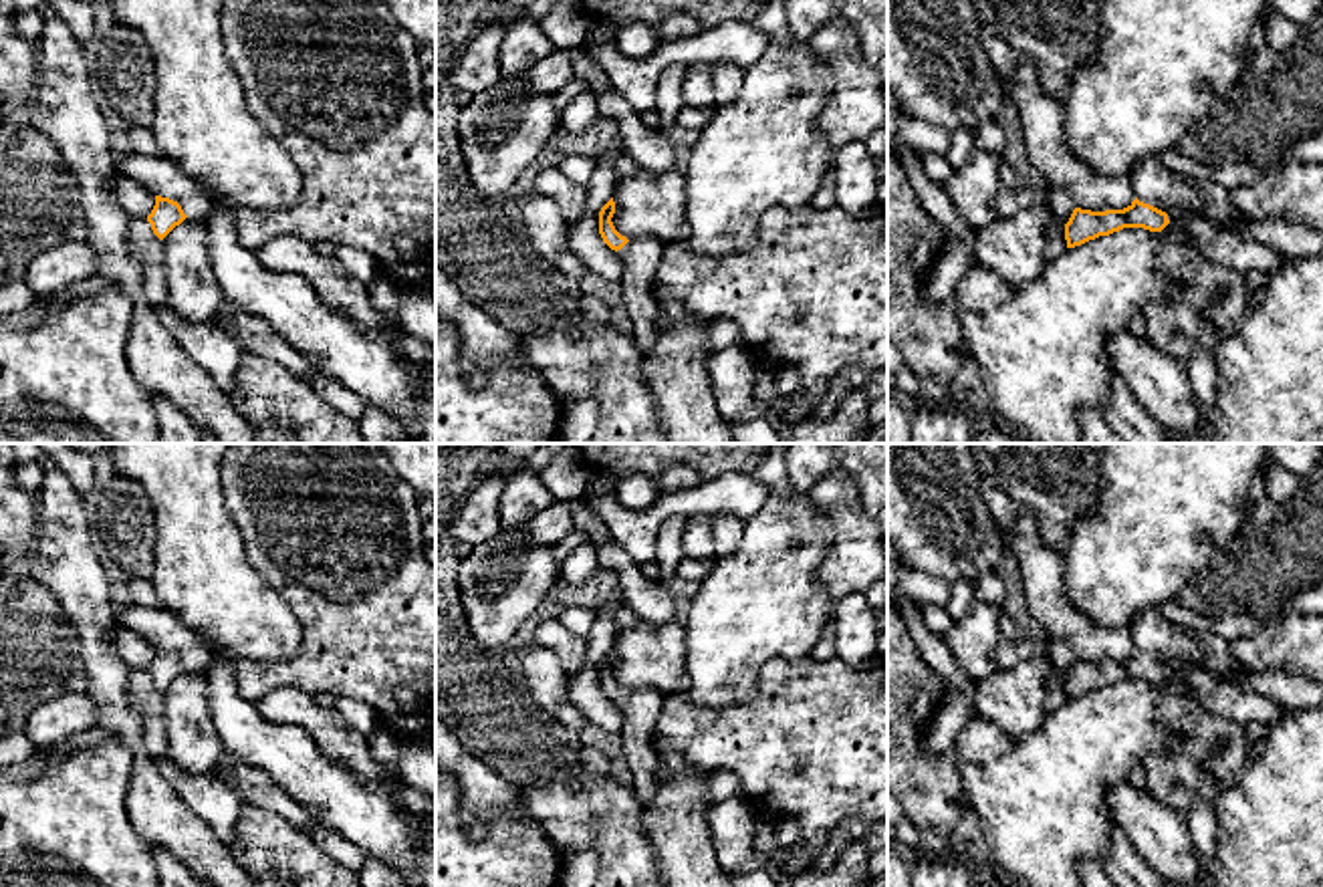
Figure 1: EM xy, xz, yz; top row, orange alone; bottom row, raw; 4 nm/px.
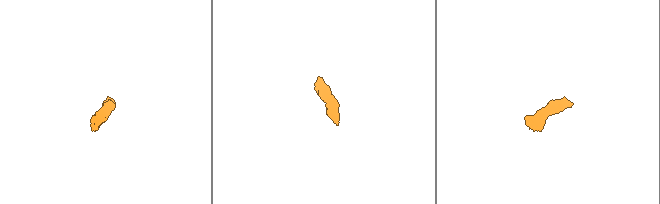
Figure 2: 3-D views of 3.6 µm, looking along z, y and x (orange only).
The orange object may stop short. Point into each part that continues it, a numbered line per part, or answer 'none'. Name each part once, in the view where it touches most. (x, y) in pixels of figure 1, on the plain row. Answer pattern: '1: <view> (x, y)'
1: xy (160, 625)

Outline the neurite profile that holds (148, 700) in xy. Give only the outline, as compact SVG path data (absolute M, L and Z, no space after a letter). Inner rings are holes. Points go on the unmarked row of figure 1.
M147 669L131 671L129 698L143 720L145 750L153 760L167 756L167 738L163 722L163 691L159 691Z

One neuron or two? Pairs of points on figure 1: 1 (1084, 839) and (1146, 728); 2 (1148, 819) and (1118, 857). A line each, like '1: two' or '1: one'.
1: one
2: two

